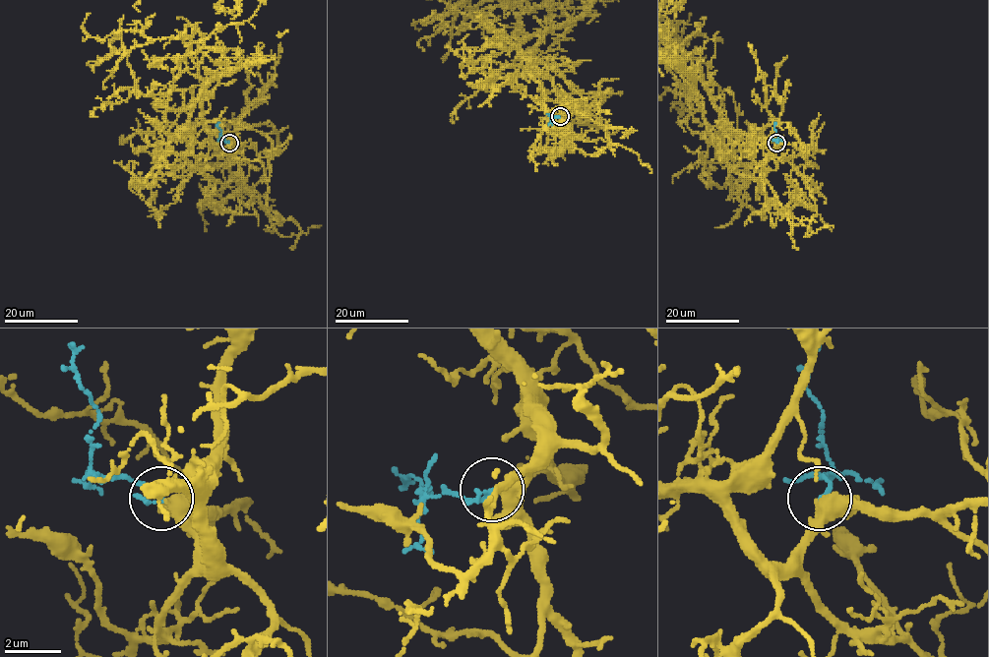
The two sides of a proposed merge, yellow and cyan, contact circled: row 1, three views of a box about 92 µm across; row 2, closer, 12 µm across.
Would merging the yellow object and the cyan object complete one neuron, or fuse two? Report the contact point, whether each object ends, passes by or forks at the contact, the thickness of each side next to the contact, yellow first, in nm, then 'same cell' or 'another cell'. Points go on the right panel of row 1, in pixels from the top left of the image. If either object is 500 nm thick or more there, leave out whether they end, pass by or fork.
(776, 143) | yellow passes by | cyan ends | 360/200 nm | same cell

